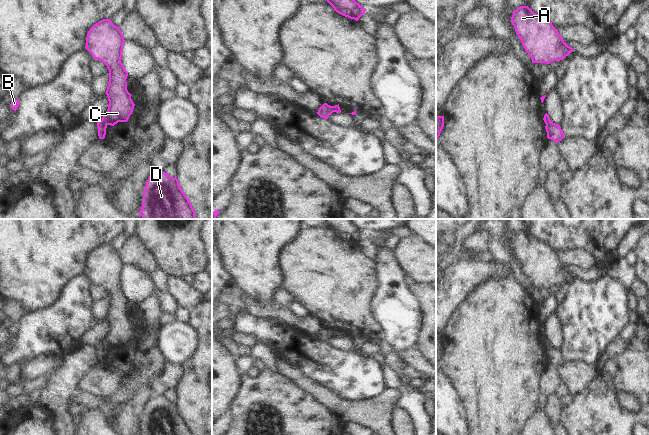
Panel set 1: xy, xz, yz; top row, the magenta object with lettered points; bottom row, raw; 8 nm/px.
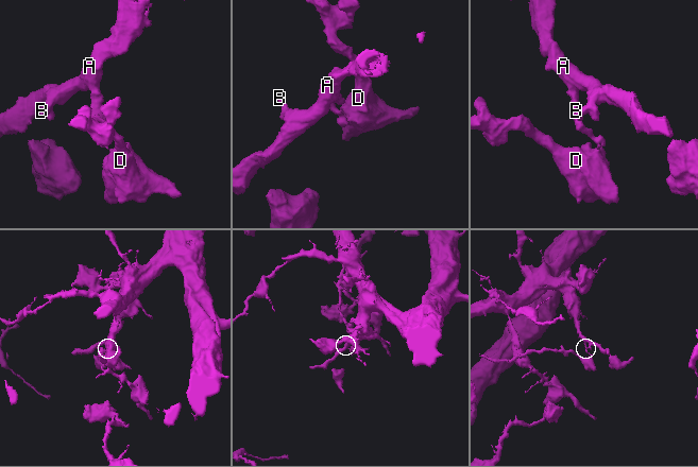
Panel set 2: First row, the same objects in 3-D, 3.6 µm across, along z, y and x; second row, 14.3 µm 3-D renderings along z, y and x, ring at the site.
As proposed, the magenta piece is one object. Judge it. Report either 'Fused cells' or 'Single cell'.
Fused cells.

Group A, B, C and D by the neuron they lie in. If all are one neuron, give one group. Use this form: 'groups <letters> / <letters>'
groups A B C / D

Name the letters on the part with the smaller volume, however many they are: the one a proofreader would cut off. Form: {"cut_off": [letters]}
{"cut_off": ["D"]}

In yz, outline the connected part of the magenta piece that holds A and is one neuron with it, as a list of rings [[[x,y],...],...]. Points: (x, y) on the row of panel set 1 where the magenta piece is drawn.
[[[520,6],[514,10],[511,23],[532,63],[550,64],[553,61],[560,61],[574,50],[564,42],[558,30],[547,18],[534,13],[528,6]]]

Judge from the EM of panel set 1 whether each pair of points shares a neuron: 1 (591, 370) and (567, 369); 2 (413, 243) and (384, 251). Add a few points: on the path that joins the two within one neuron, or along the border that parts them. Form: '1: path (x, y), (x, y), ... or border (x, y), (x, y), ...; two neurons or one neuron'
1: path (585, 370), (573, 370); one neuron
2: border (394, 250), (398, 262), (406, 271); two neurons

